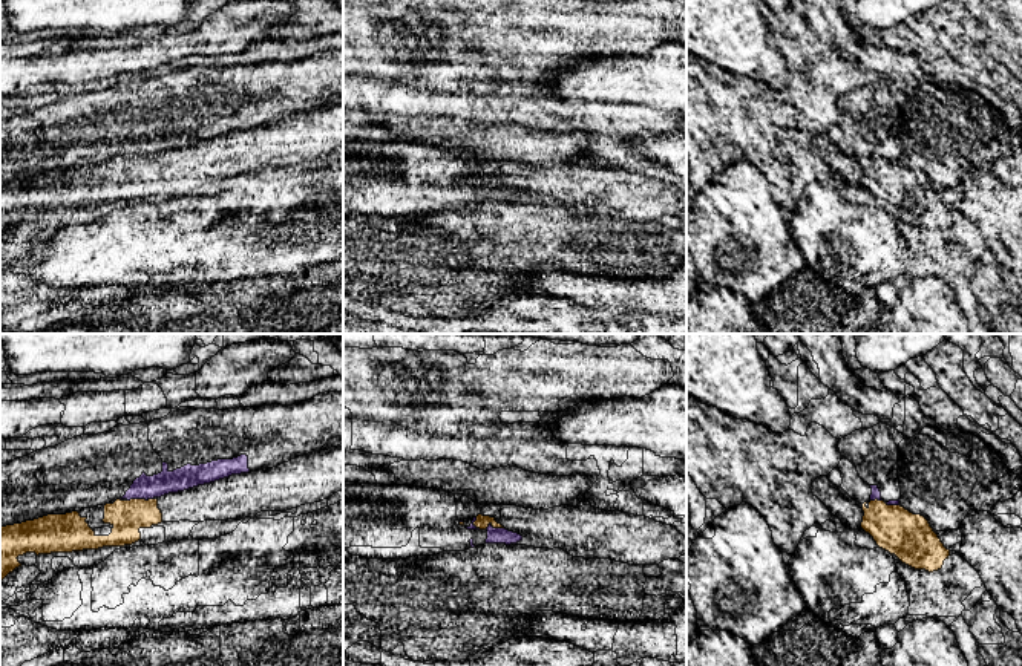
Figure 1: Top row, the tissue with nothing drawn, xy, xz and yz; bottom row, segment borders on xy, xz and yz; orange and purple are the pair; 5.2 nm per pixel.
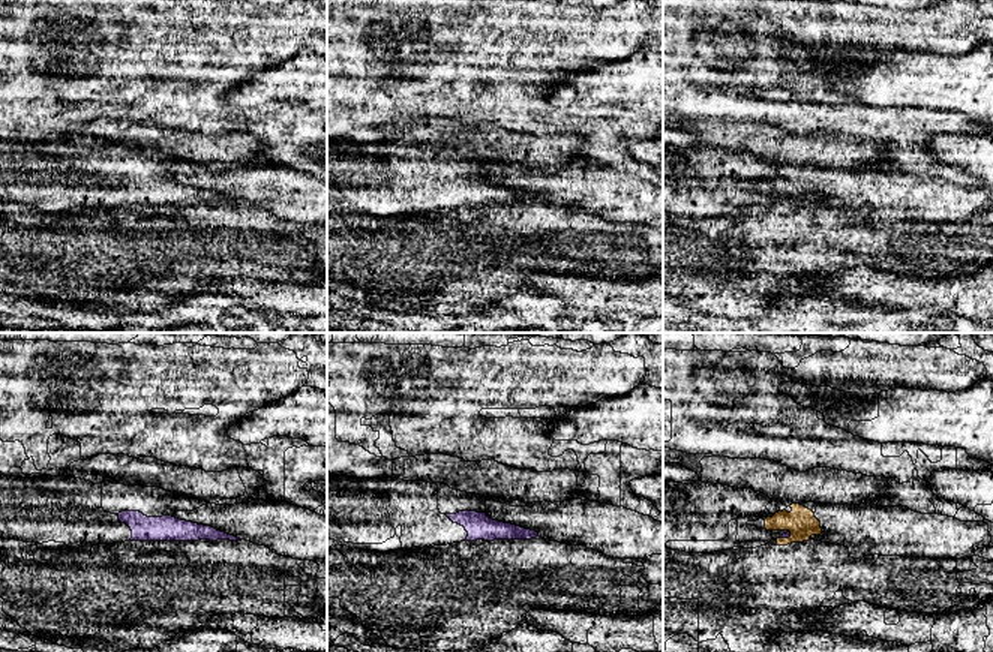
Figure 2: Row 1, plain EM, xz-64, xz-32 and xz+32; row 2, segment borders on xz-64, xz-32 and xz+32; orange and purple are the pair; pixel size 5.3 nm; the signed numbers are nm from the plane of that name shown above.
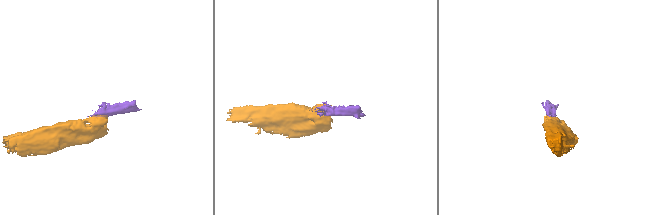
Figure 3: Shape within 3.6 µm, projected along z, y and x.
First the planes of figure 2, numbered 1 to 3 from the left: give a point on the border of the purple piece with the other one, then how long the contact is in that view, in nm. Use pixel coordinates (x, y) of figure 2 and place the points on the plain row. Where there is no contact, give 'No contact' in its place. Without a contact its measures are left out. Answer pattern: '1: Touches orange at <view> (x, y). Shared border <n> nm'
1: No contact
2: No contact
3: Touches orange at xz+32 (786, 203). Shared border 70 nm

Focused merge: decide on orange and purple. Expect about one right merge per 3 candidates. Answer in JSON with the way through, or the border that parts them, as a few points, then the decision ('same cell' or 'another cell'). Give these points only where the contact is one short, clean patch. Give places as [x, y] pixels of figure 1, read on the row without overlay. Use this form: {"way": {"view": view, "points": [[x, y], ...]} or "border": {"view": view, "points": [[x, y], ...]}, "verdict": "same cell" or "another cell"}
{"border": {"view": "xy", "points": [[146, 156], [127, 158]]}, "verdict": "another cell"}

